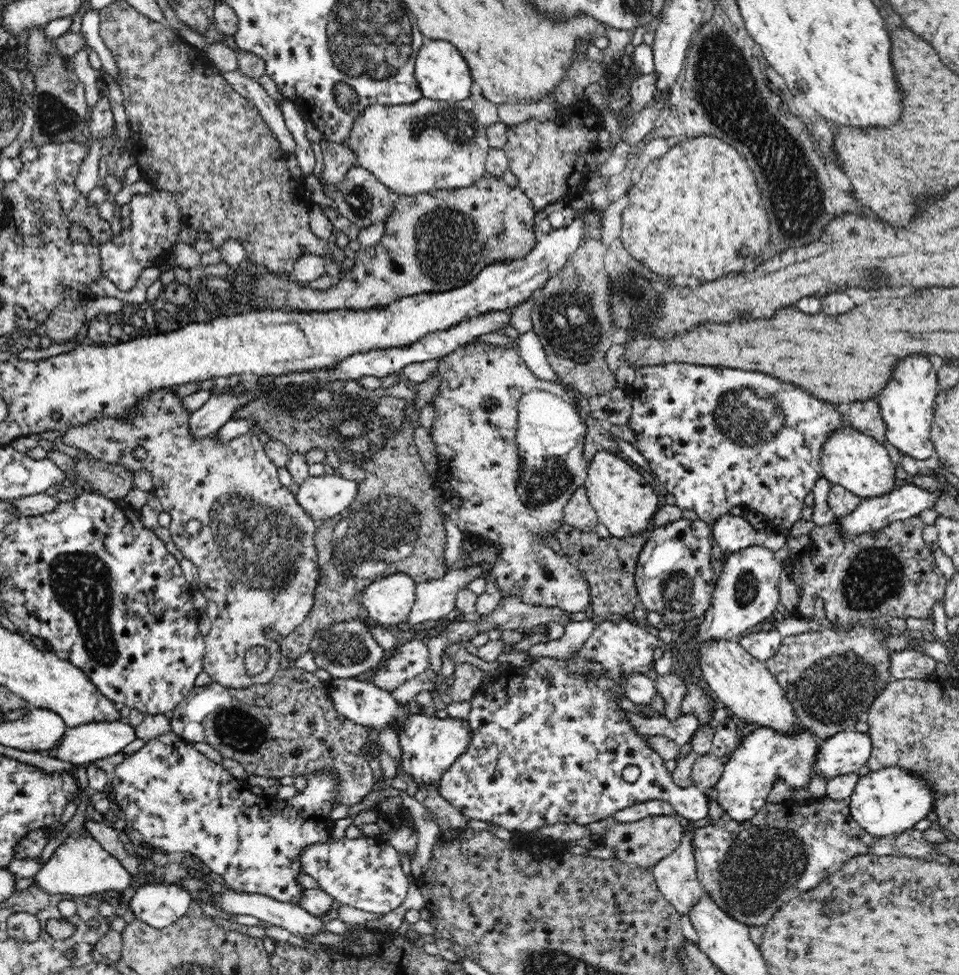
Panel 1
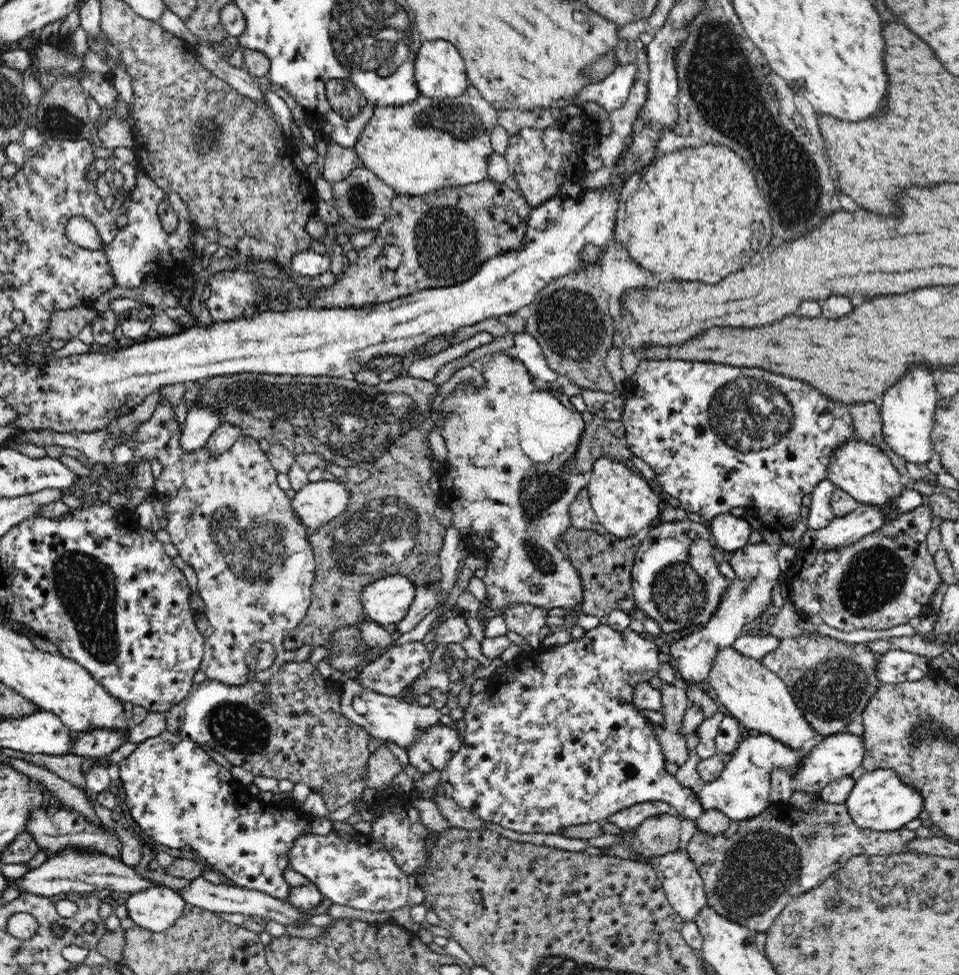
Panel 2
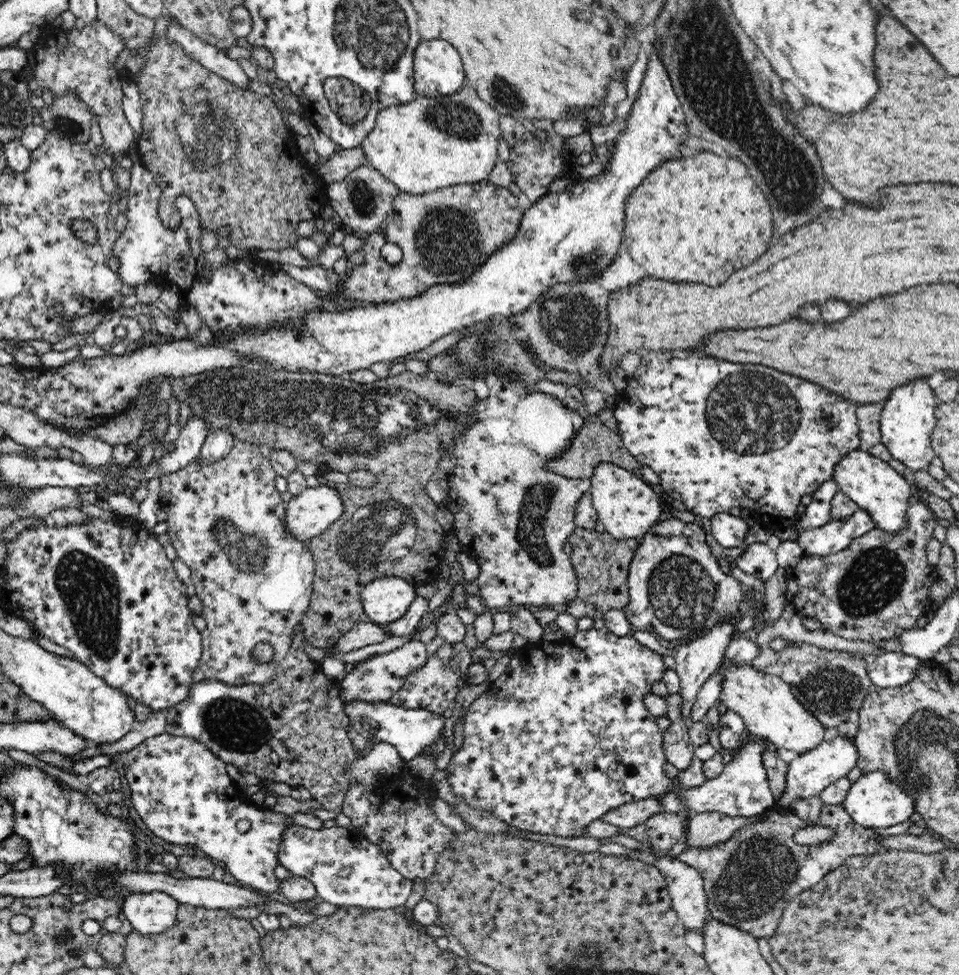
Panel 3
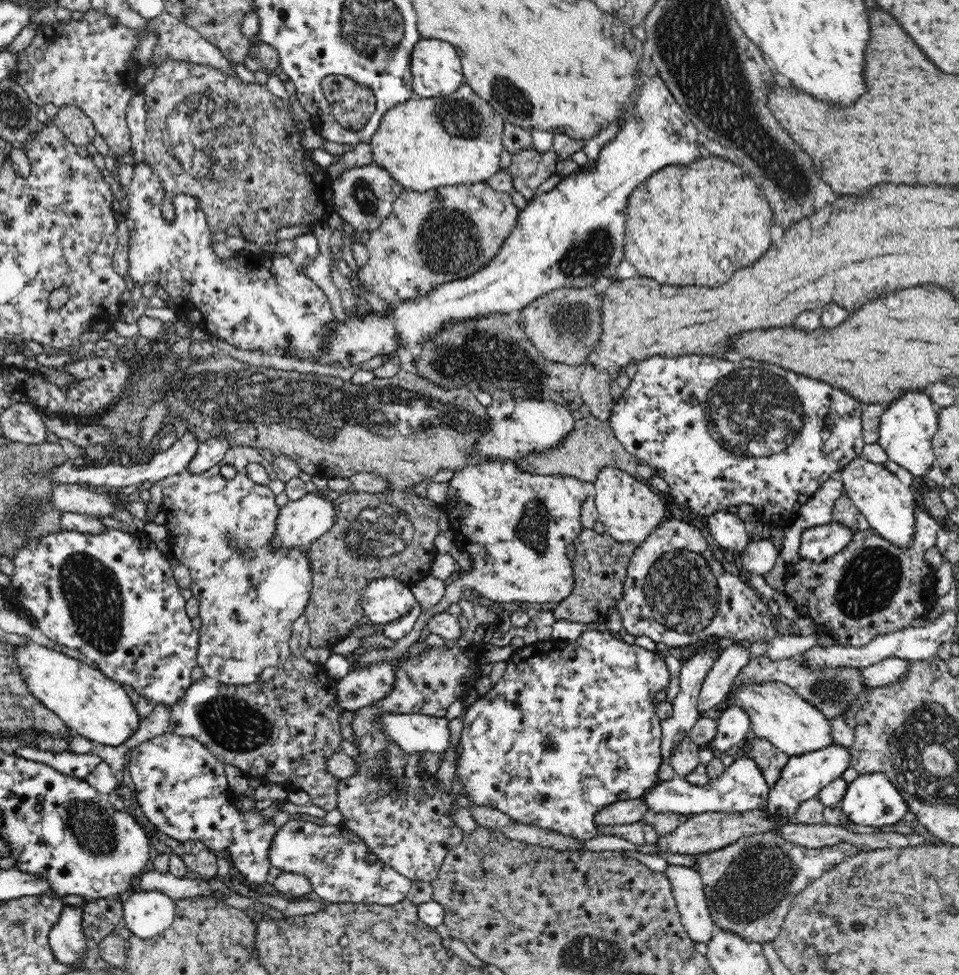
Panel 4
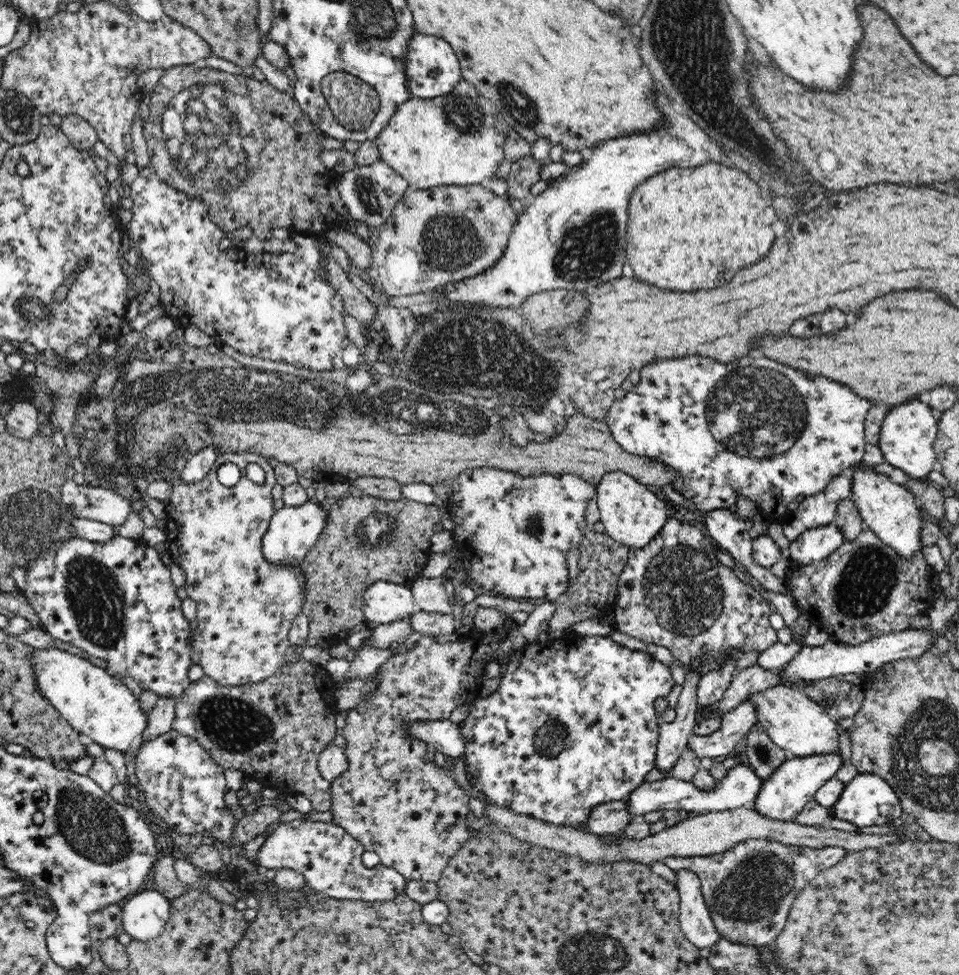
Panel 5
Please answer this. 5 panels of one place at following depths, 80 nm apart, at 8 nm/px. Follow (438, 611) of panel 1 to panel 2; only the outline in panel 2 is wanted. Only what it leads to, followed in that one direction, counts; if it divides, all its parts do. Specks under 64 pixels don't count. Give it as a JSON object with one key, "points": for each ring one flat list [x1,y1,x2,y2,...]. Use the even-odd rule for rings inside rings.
{"points":[[433,584,416,588,415,597,413,598,412,605,409,607,408,613,396,626,396,630,400,634,412,630,423,618,428,616,429,612,432,612,437,606,438,608,441,607,440,603,443,602,444,597,438,595,438,592,440,592,438,586,438,584]]}

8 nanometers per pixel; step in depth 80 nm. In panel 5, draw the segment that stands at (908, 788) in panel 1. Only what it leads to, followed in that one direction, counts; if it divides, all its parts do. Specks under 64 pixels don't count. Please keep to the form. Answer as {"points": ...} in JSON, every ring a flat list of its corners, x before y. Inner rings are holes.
{"points":[[857,774,851,781,845,784,840,798,833,804,831,818,851,822,858,828,862,826,874,826,874,824,886,825,898,823,902,814,900,799,894,789,876,774]]}

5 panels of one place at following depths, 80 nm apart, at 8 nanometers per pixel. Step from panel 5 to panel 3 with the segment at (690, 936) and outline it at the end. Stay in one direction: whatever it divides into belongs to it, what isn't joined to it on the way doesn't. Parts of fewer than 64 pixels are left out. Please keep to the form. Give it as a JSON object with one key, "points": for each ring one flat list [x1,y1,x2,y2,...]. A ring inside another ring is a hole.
{"points":[[639,849,632,850,629,856,658,867,667,882,674,910,678,913,685,929,703,936,709,909,702,875,674,857,653,857]]}

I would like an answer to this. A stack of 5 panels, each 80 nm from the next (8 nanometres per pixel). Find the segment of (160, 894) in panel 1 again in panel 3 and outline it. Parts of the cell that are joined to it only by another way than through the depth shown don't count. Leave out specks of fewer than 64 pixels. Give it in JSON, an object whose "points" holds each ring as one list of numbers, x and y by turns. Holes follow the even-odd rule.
{"points":[[162,891,130,892,123,900,122,918,126,918,139,935,157,935,168,930,176,922,178,904,173,896]]}

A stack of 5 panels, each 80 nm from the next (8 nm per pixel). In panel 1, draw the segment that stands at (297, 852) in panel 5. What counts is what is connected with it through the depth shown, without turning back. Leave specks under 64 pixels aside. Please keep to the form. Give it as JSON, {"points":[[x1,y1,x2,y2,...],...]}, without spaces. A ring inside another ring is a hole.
{"points":[[329,837,324,842,308,844,300,852,300,867,336,902,366,912,386,914,398,908,408,894,408,878,402,871,398,851,378,837]]}

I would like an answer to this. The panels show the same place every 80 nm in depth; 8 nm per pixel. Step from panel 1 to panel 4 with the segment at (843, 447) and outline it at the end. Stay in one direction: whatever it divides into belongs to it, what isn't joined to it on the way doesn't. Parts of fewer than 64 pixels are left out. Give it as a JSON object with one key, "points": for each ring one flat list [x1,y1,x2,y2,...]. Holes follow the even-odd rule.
{"points":[[864,456,854,459,838,475,844,483,847,495,868,521,869,528,874,529,893,546,908,550,914,542,915,508,918,506,912,489,903,484,894,473,890,473,883,464,869,462]]}

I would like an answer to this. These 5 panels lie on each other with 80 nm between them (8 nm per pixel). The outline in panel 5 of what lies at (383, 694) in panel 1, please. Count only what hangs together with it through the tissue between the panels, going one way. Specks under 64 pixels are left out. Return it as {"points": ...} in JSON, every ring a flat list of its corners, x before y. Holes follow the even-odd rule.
{"points":[[450,719,412,723,409,726,409,732,411,732,411,736,415,736,418,740,431,744,438,752,442,752,442,754,452,758,452,760,462,760,464,766,467,767,467,762,465,762,465,742,461,733,460,725,450,721]]}

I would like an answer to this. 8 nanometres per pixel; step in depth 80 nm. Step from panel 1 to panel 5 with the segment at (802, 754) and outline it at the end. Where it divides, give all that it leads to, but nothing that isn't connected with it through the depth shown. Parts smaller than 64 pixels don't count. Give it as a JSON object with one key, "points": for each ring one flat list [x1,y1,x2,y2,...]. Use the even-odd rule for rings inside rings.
{"points":[[737,764,728,769,727,775,718,782,714,790,700,790,693,782,686,782,672,776,664,780,642,782,636,786,628,797,624,799,628,814,633,818,652,810,696,810,696,812,707,813,721,810,732,810,733,808,752,809,754,796,760,790,762,779,749,767,748,764]]}

